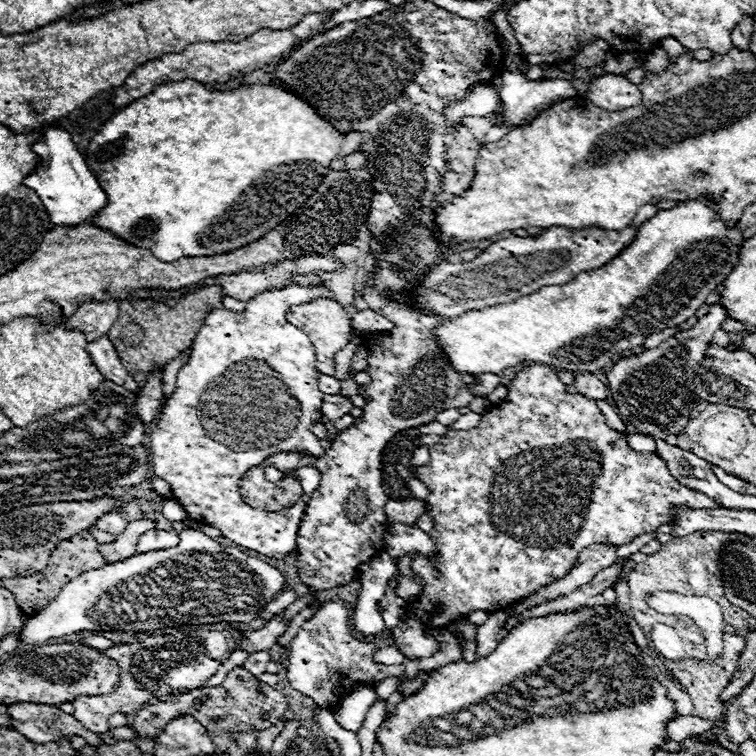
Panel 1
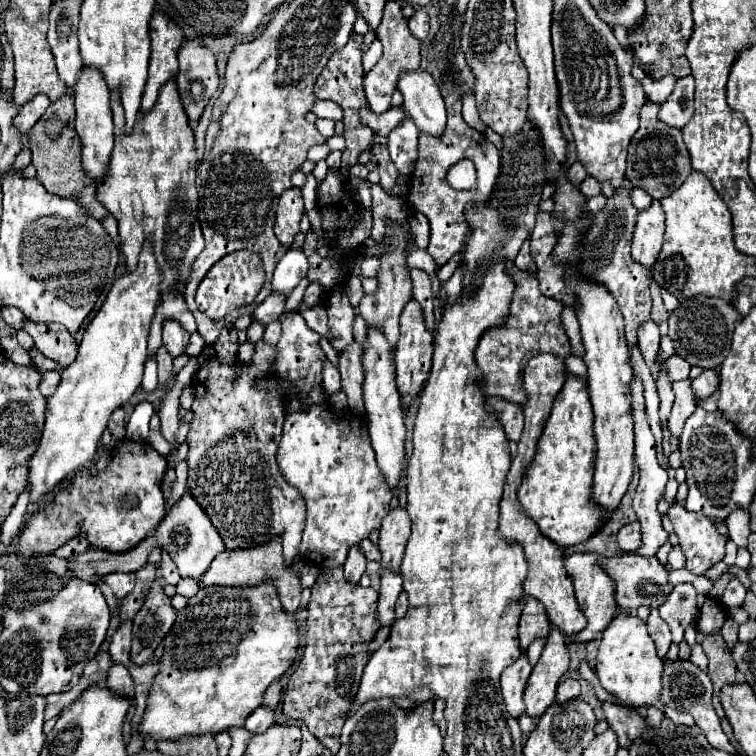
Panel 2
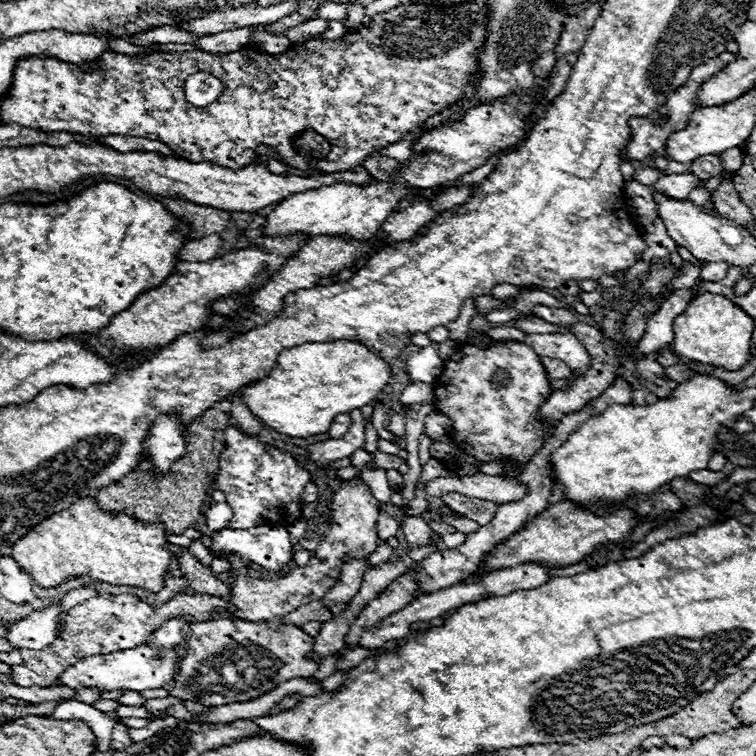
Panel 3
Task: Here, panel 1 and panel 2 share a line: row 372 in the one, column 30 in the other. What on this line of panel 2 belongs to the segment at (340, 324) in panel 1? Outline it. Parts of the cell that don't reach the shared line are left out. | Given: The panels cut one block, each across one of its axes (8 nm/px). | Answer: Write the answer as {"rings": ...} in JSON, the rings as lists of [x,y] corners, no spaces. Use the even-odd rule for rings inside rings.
{"rings":[[[26,322],[26,332],[34,338],[36,348],[60,368],[70,366],[78,354],[78,342],[62,324]]]}

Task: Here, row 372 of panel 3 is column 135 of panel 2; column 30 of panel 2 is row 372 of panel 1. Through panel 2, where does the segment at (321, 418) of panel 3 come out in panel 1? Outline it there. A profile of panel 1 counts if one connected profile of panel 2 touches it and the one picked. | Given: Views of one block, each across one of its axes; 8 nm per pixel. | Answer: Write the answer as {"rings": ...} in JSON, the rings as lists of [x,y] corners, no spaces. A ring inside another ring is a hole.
{"rings":[[[684,200],[678,202],[676,208],[658,210],[654,218],[646,220],[638,228],[634,242],[606,266],[580,272],[564,286],[544,286],[530,296],[448,318],[436,326],[432,334],[450,366],[460,374],[500,374],[524,360],[558,366],[568,372],[596,372],[608,366],[620,352],[642,346],[646,336],[680,326],[694,316],[698,306],[706,302],[706,296],[734,270],[740,244],[742,232],[738,228],[726,228],[704,200]]]}

